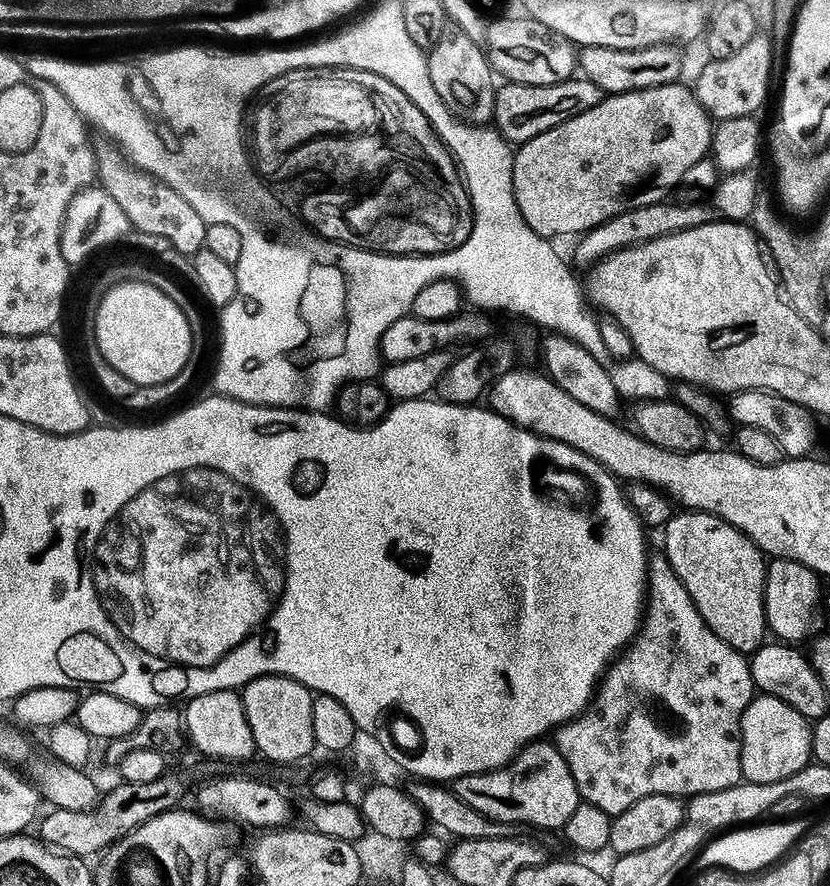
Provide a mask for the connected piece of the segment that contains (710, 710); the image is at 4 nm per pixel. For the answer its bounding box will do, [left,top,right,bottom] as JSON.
[554,554,754,817]

